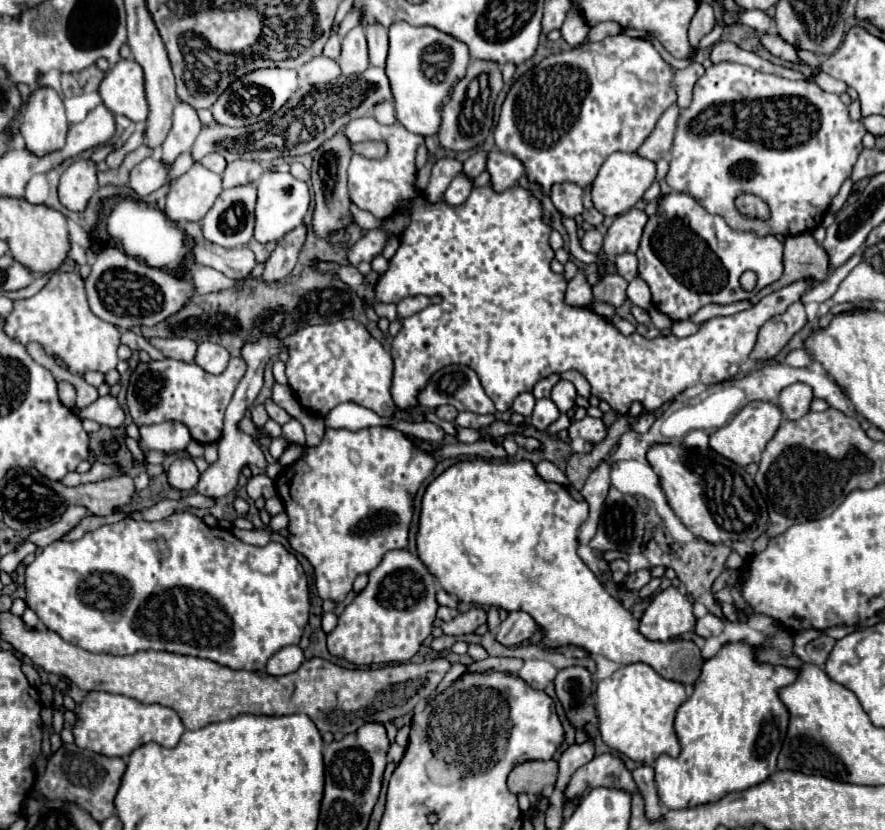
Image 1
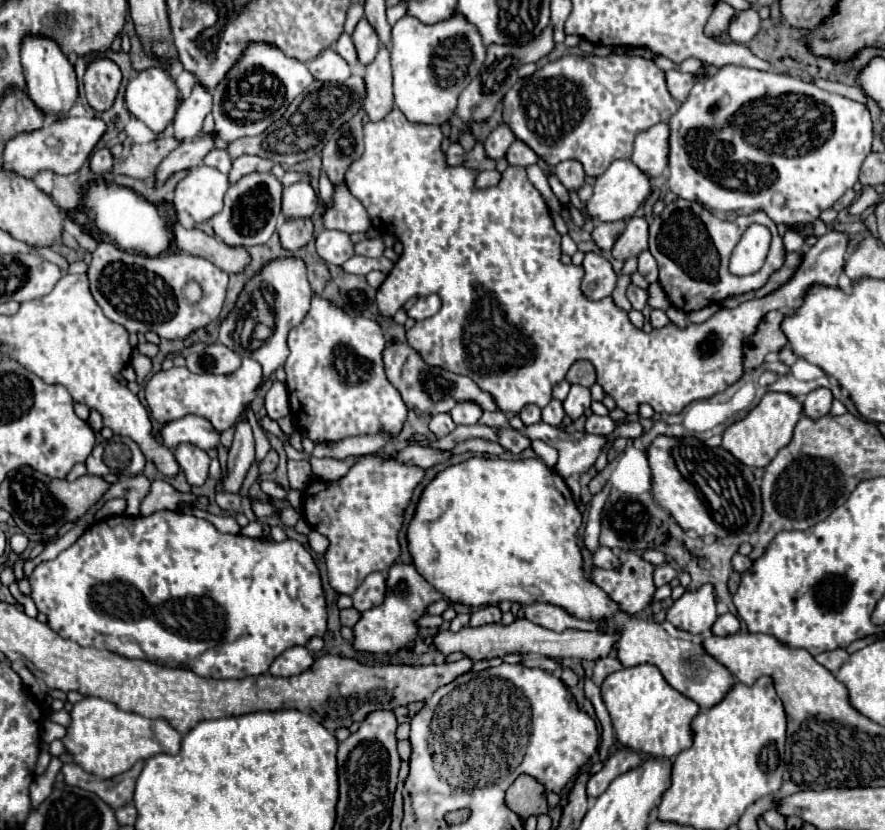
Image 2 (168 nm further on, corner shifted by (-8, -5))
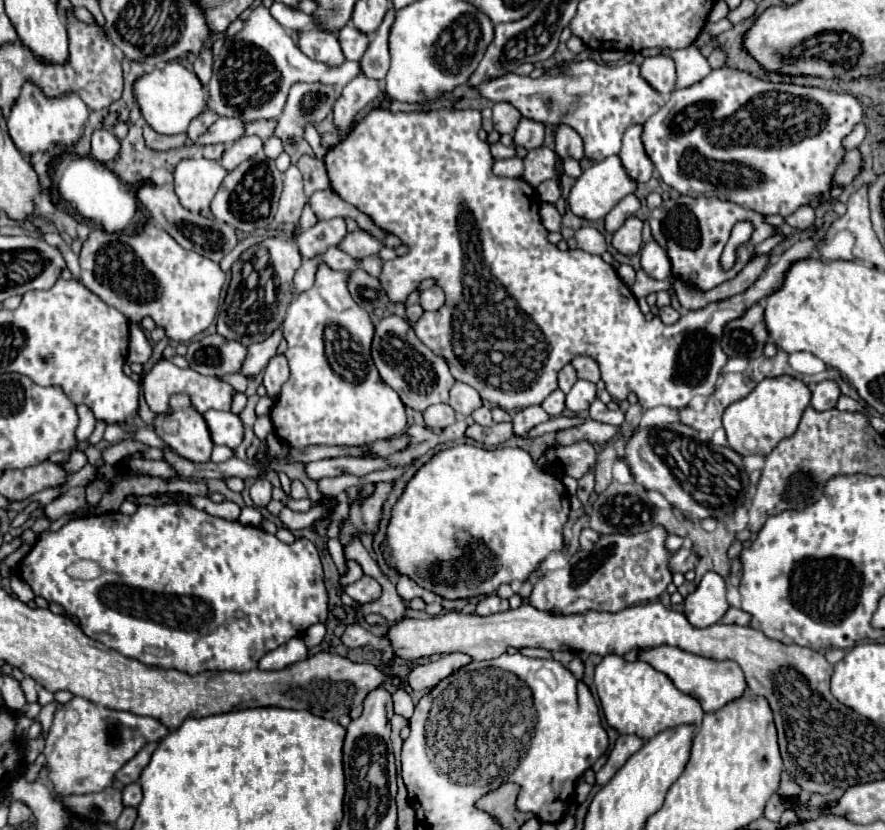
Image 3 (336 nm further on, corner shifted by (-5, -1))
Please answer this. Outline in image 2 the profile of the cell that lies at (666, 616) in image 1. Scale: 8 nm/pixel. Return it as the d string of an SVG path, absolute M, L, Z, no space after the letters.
M703 585L697 591L685 591L669 609L665 619L691 635L709 631L717 619L713 585Z

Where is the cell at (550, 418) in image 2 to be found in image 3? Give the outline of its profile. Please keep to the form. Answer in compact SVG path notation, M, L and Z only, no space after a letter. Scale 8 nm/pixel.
M556 389L556 391L552 391L546 399L544 399L544 403L542 403L542 409L548 413L548 415L560 415L562 411L564 411L564 393L560 391L560 389Z

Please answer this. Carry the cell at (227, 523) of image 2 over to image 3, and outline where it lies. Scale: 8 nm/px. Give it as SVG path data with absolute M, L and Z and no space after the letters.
M245 506L241 509L238 521L244 525L257 526L263 520L263 516L257 507Z

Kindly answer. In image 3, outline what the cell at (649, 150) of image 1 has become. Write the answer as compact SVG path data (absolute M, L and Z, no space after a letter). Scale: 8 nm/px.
M642 125L630 127L624 133L622 151L620 151L618 157L620 157L622 167L626 169L630 179L634 179L636 183L646 183L652 177L654 165L652 165L652 161L648 159L646 151L644 151L640 135L642 135Z

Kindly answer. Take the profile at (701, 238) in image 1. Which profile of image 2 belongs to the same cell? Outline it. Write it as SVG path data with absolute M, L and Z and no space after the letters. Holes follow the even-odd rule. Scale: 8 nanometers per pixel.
M677 199L669 203L665 211L653 219L653 223L649 225L649 251L659 265L659 283L667 293L671 305L685 313L699 311L711 303L721 303L727 297L735 297L759 289L785 261L783 239L779 237L775 223L763 211L757 211L749 217L739 217L731 223L717 219L703 205L685 199ZM753 223L765 225L771 231L773 235L771 247L761 271L757 271L755 275L739 277L729 271L731 251L743 237L745 229Z

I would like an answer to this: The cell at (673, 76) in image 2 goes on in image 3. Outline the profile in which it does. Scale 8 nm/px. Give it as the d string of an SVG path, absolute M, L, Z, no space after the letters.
M670 55L646 57L640 63L640 73L642 73L642 79L660 95L668 97L674 91L676 71L674 71L674 59Z

